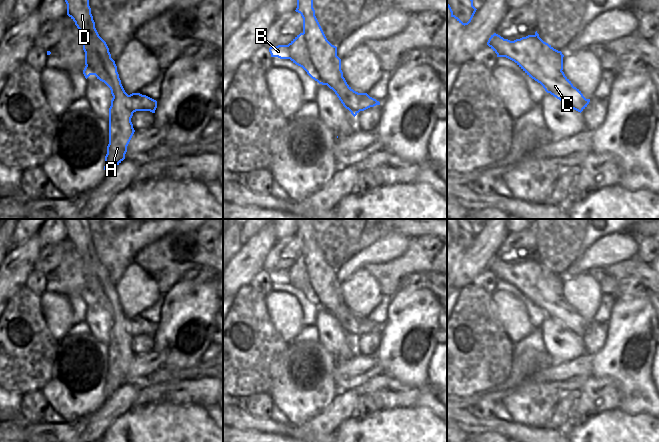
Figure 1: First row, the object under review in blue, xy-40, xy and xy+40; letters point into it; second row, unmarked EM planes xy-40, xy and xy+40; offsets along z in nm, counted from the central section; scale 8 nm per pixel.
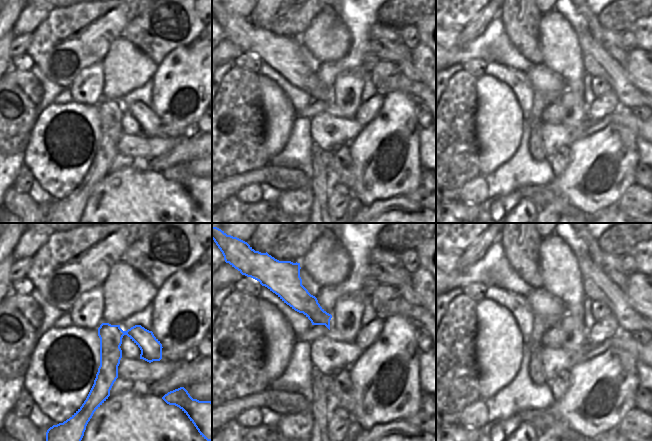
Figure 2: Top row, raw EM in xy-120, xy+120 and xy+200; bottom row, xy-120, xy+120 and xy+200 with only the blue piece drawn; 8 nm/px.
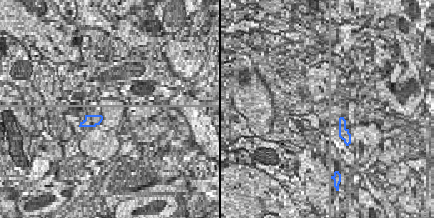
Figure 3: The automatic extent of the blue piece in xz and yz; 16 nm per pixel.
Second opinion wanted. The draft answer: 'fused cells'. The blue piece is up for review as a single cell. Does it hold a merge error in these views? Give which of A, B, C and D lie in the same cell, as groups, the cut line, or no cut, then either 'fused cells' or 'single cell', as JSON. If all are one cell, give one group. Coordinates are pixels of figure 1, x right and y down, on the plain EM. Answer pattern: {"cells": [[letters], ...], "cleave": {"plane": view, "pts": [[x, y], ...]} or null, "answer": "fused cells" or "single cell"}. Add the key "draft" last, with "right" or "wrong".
{"cells": [["A", "D"], ["B", "C"]], "cleave": {"plane": "xy", "pts": [[303, 256], [320, 301], [327, 307], [335, 293], [342, 302]]}, "answer": "fused cells", "draft": "right"}

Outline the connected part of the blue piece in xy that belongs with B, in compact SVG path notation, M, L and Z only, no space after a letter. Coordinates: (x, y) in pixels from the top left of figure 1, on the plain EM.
M304 257L297 259L288 269L270 271L269 276L271 281L290 283L293 287L302 291L307 298L319 308L327 309L335 316L343 330L348 333L354 341L360 335L380 329L379 325L370 321L367 317L354 315L347 308L345 302L341 302L337 298L336 293L329 294L329 307L326 308L313 290L313 284Z

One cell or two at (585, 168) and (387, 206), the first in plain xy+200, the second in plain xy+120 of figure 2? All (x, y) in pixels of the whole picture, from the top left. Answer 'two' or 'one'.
two

